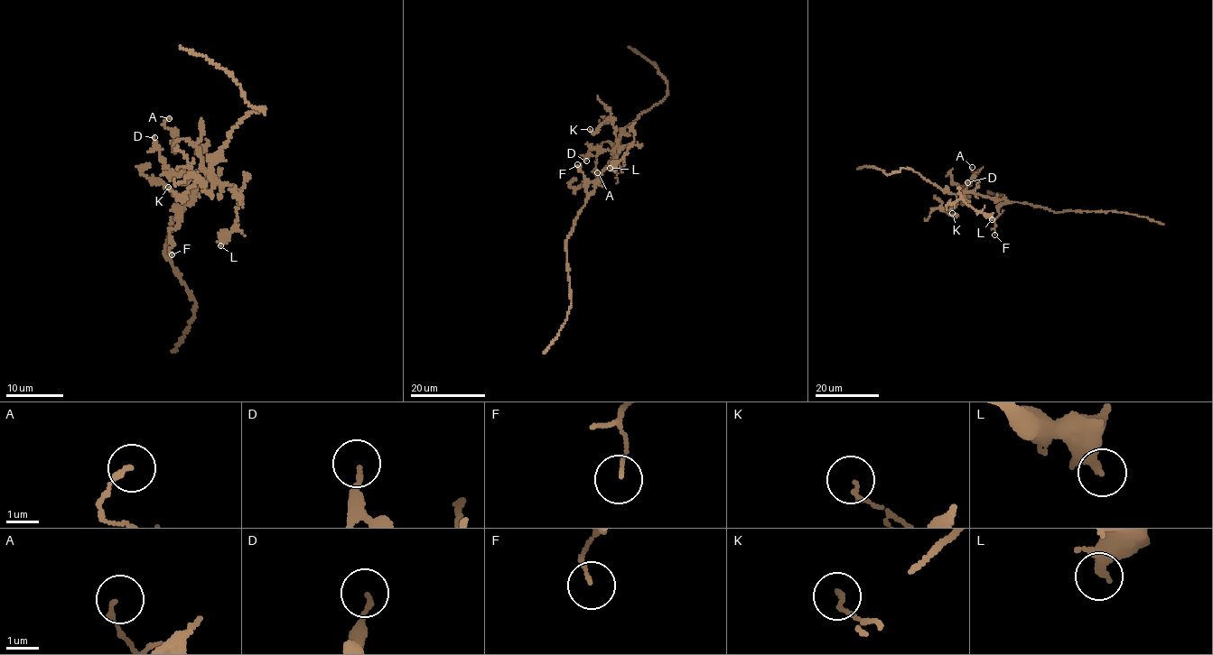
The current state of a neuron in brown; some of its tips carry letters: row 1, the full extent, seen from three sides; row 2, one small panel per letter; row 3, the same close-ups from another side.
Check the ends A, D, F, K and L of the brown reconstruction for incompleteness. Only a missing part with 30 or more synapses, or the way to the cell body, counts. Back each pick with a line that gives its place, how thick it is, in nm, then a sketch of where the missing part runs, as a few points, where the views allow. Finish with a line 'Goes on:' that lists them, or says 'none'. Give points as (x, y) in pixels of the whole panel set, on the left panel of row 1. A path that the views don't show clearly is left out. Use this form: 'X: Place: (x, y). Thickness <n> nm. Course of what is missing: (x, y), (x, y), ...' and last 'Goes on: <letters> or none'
Goes on: none

